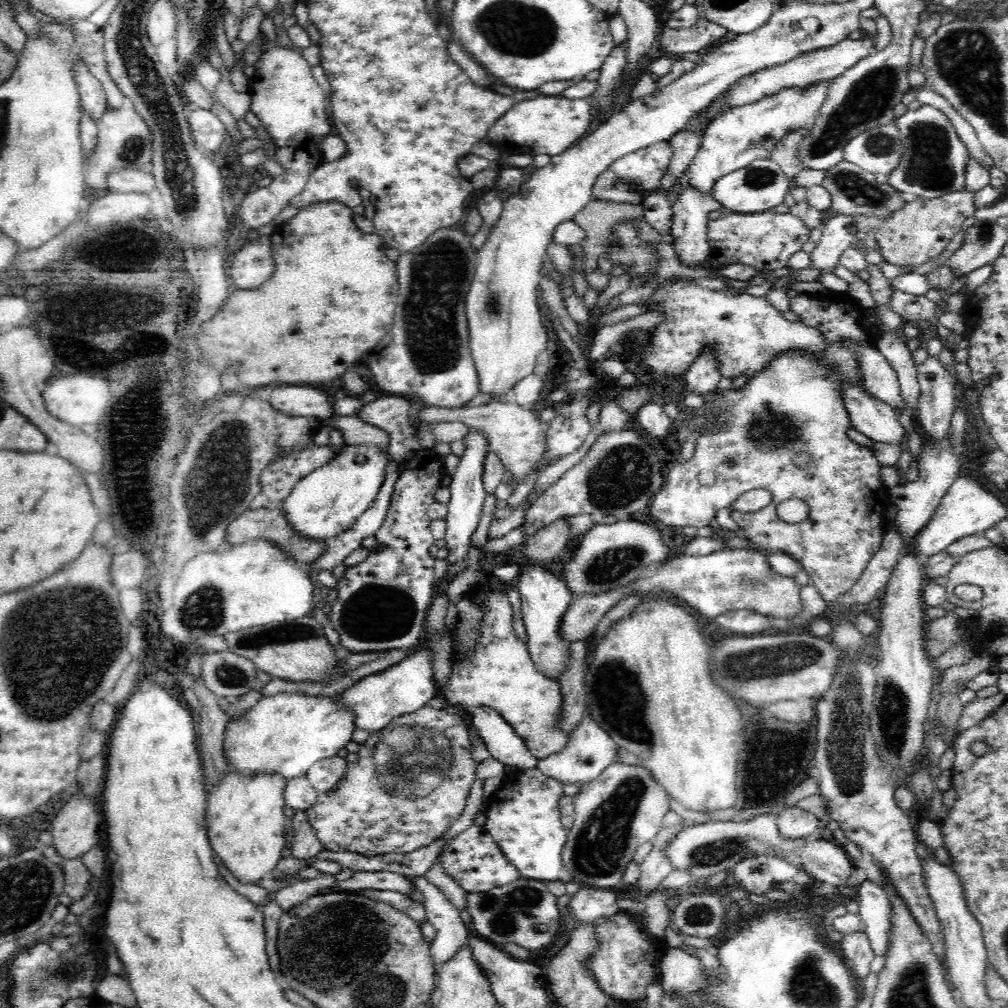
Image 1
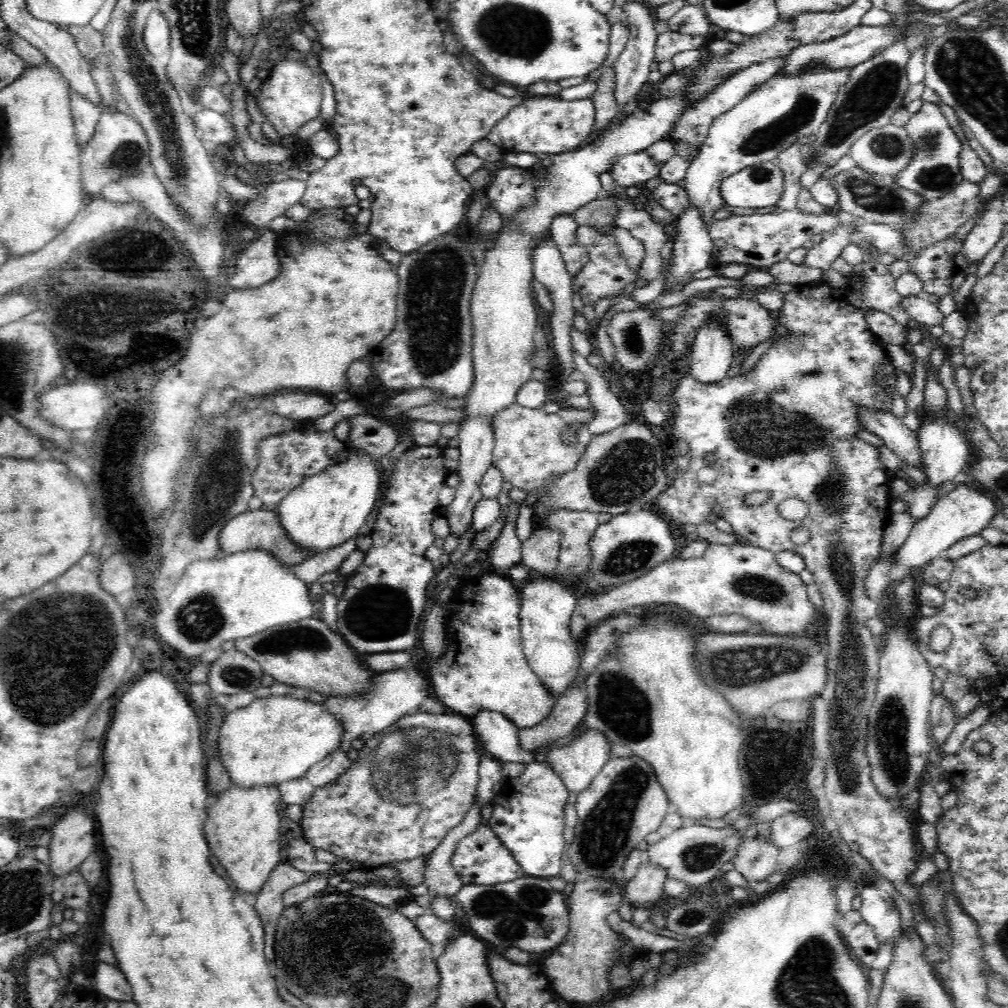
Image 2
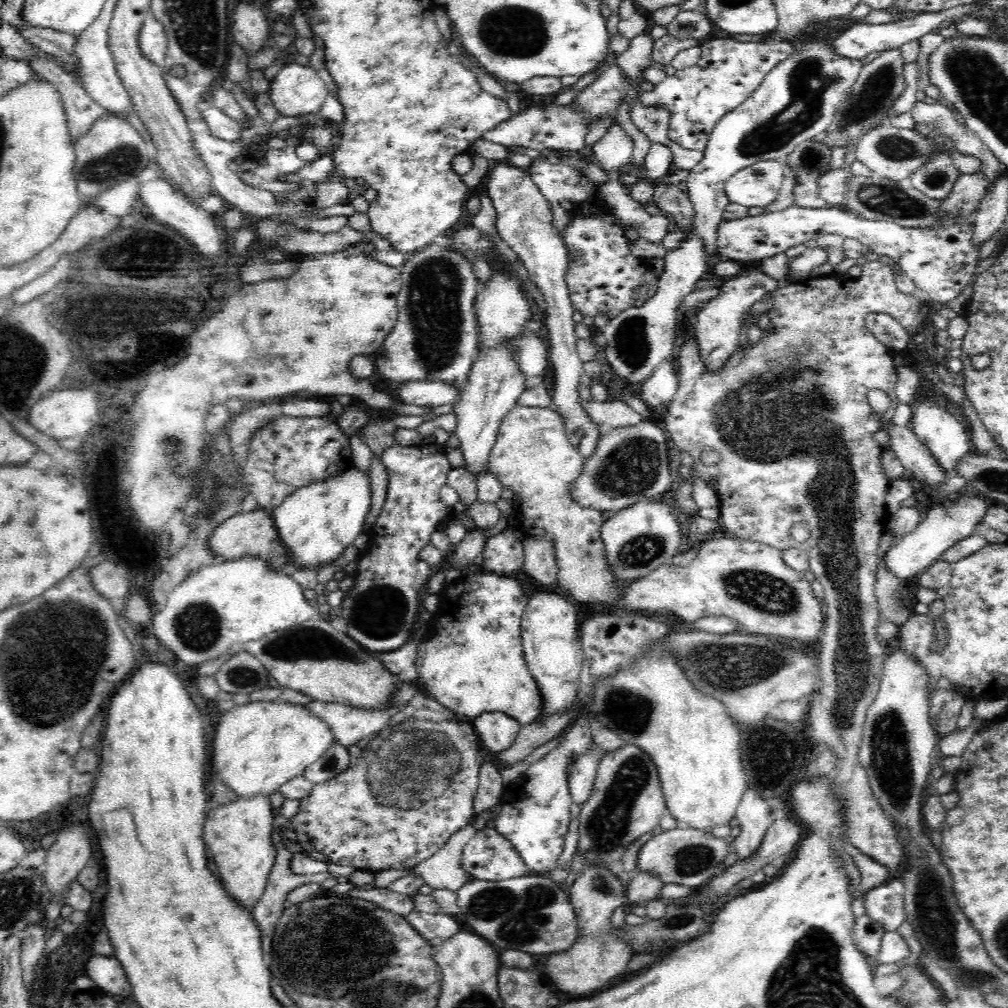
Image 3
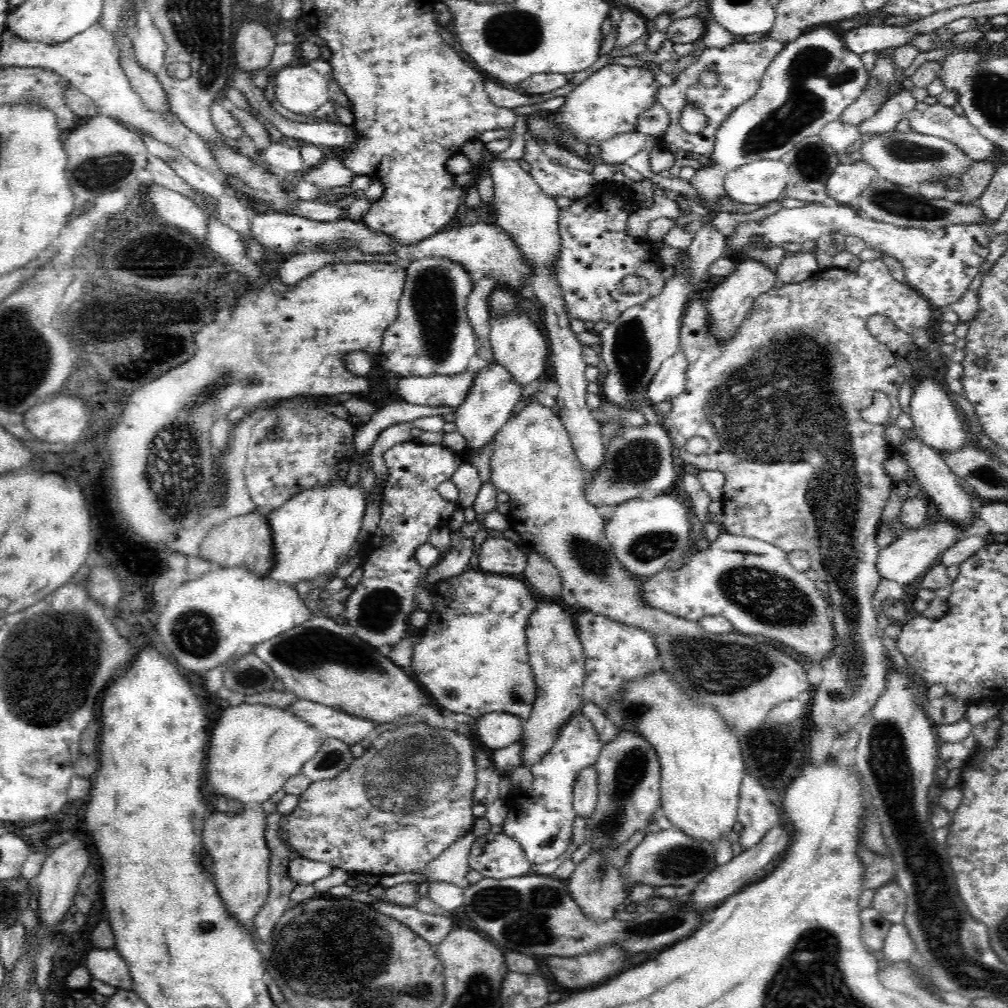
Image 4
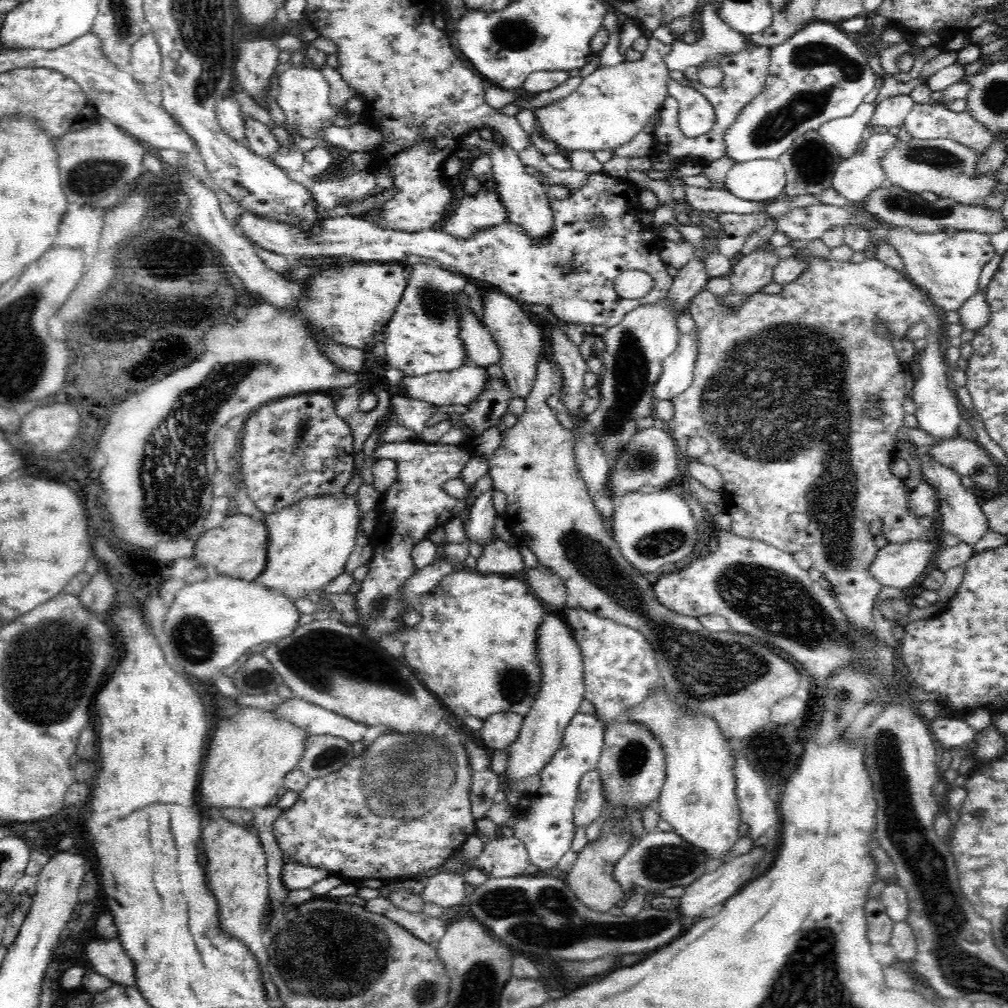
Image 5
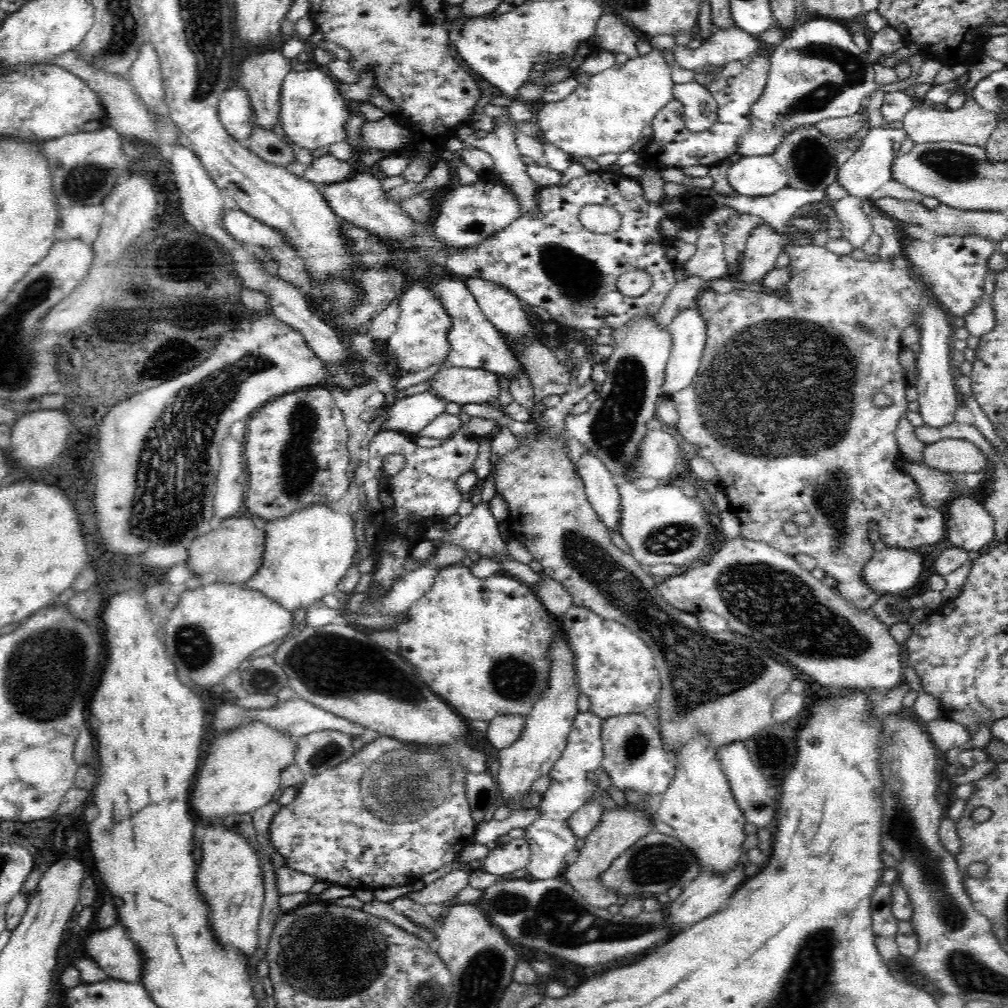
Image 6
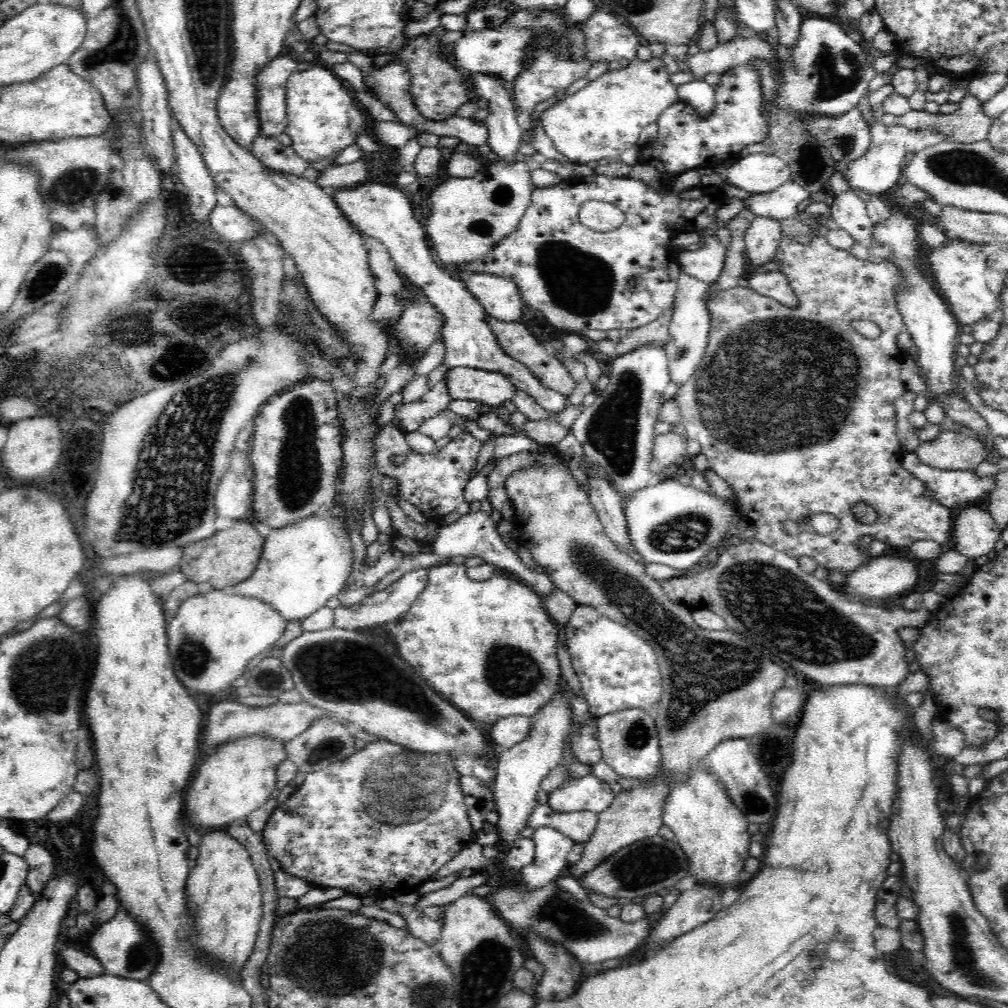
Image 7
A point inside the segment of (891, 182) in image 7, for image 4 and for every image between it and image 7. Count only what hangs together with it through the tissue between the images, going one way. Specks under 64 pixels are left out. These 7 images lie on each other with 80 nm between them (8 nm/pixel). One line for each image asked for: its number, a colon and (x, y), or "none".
4: (845, 184)
5: (857, 177)
6: (870, 167)

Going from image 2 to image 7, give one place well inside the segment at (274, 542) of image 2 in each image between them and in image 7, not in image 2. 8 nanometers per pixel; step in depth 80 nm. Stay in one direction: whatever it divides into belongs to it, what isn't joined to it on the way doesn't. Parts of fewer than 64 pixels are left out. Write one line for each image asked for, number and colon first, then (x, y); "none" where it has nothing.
3: (254, 533)
4: (246, 540)
5: (238, 547)
6: (234, 551)
7: (231, 556)

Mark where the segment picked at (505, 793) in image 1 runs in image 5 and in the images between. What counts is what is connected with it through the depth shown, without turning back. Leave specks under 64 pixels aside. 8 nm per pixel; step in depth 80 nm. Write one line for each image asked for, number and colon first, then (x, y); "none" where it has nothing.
2: (528, 813)
3: (535, 821)
4: (542, 824)
5: (547, 831)

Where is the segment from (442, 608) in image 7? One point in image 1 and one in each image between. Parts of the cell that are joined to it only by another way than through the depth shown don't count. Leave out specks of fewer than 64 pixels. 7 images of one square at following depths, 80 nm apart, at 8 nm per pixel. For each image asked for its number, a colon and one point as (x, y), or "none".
1: (499, 673)
2: (483, 667)
3: (473, 662)
4: (471, 657)
5: (475, 647)
6: (482, 644)

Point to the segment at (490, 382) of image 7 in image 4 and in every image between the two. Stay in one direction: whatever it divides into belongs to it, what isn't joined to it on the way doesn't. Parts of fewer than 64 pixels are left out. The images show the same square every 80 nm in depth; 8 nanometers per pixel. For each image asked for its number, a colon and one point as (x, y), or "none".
4: (435, 390)
5: (465, 385)
6: (462, 385)

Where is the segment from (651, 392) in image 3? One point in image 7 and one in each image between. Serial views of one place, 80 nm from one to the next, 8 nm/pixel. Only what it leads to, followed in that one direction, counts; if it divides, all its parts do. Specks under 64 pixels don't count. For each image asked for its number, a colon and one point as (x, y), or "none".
4: (670, 381)
5: (677, 374)
6: (688, 329)
7: (689, 328)

